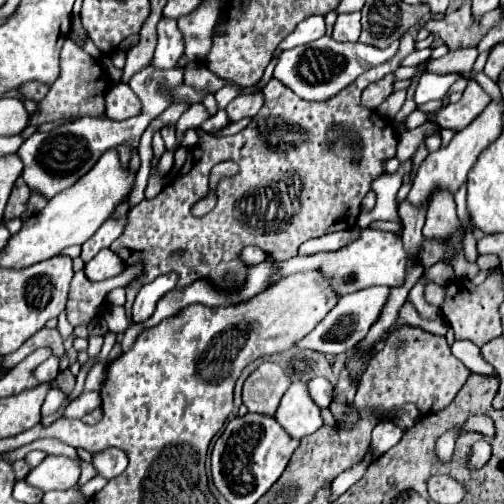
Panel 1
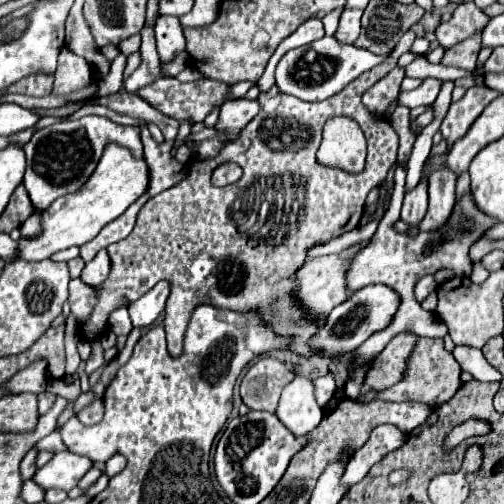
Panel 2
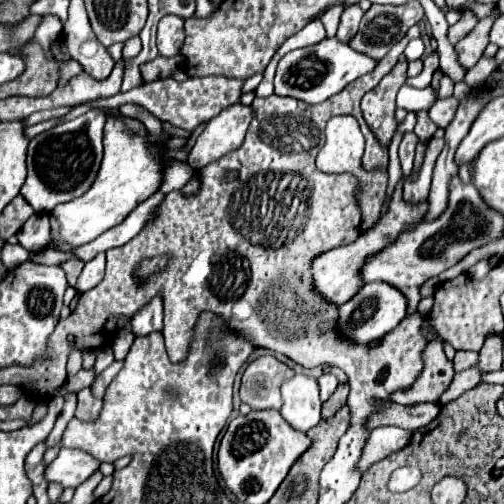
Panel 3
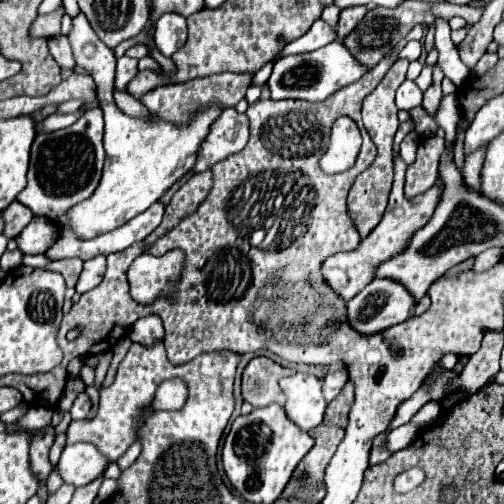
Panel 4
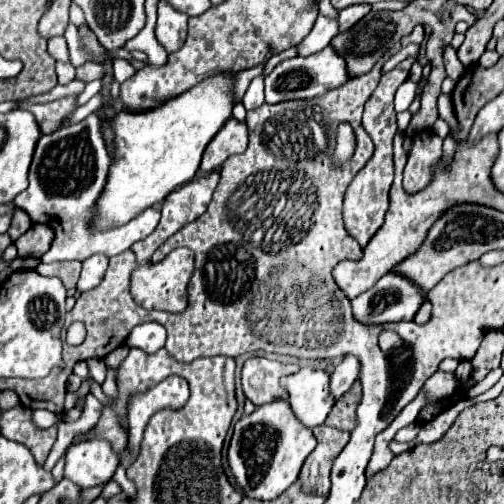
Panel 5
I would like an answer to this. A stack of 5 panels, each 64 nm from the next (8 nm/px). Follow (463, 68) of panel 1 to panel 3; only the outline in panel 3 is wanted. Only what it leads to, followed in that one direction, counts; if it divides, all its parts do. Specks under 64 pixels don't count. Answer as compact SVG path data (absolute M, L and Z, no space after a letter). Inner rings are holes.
M498 4L494 6L494 12L488 16L488 18L482 18L480 24L476 24L476 28L456 44L456 54L458 54L458 60L464 68L472 68L484 54L484 48L488 46L490 42L490 28L494 24L494 20L500 16L498 12Z

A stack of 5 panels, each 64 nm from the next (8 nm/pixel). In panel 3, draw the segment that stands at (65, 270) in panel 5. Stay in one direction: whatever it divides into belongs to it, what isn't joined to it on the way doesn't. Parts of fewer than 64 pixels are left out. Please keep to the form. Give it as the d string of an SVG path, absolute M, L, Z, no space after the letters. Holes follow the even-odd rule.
M72 257L66 262L62 262L62 268L66 270L66 278L68 278L68 284L74 286L76 284L76 278L80 276L82 268L84 268L84 262L80 258Z

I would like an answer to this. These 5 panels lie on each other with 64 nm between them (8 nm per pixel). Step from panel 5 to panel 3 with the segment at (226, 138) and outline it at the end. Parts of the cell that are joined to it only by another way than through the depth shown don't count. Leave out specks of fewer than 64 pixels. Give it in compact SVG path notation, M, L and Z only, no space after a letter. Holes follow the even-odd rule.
M242 104L228 106L224 112L214 116L206 124L204 132L196 138L196 144L190 150L188 164L194 170L198 170L212 164L220 156L236 150L244 142L250 120L252 120L250 106Z

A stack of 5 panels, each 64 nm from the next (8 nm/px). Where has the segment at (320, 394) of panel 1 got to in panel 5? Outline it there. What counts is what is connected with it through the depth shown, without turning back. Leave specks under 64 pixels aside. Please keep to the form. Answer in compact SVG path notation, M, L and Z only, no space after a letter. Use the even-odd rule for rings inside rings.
M346 356L332 372L332 396L340 398L342 394L346 394L352 384L358 380L358 372L360 372L360 362L356 360L356 356Z

